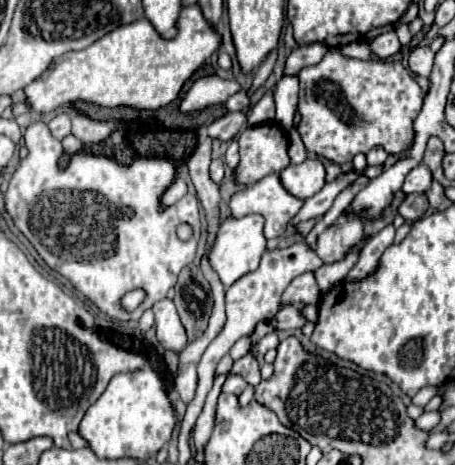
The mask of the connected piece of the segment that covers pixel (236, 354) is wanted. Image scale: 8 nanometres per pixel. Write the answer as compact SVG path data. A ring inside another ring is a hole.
M249 337L238 340L230 350L230 355L234 361L242 358L248 352L254 351L255 346L252 344Z

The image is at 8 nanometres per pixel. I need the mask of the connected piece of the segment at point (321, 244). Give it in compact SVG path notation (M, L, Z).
M341 214L333 226L329 226L317 240L317 256L323 264L345 260L345 256L363 238L363 222L355 216Z

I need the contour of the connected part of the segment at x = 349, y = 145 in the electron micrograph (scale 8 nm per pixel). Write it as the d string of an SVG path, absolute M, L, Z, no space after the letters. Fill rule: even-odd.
M329 50L319 64L303 68L297 78L301 84L301 124L297 132L309 152L345 164L355 154L367 154L375 146L397 154L413 144L413 122L421 112L423 90L401 62L357 60L343 56L339 50Z

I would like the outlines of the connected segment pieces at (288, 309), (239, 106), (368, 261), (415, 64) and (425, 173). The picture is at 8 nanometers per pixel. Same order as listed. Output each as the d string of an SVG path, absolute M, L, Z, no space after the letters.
M283 306L271 324L275 330L297 330L305 326L305 318L301 318L301 310L297 306Z
M237 92L237 94L233 94L233 96L225 102L225 108L227 108L229 112L243 110L243 108L247 108L247 106L249 106L249 98L247 98L245 92Z
M393 224L385 226L379 234L375 234L361 250L361 258L357 262L357 266L347 274L347 282L359 282L363 278L367 278L369 274L375 272L381 254L385 252L385 248L389 248L393 244L395 238L395 228Z
M417 46L409 56L409 68L419 76L429 76L433 66L433 52L429 46Z
M419 164L417 168L413 168L403 184L403 192L405 194L413 194L413 192L427 192L431 188L431 170L425 164Z

